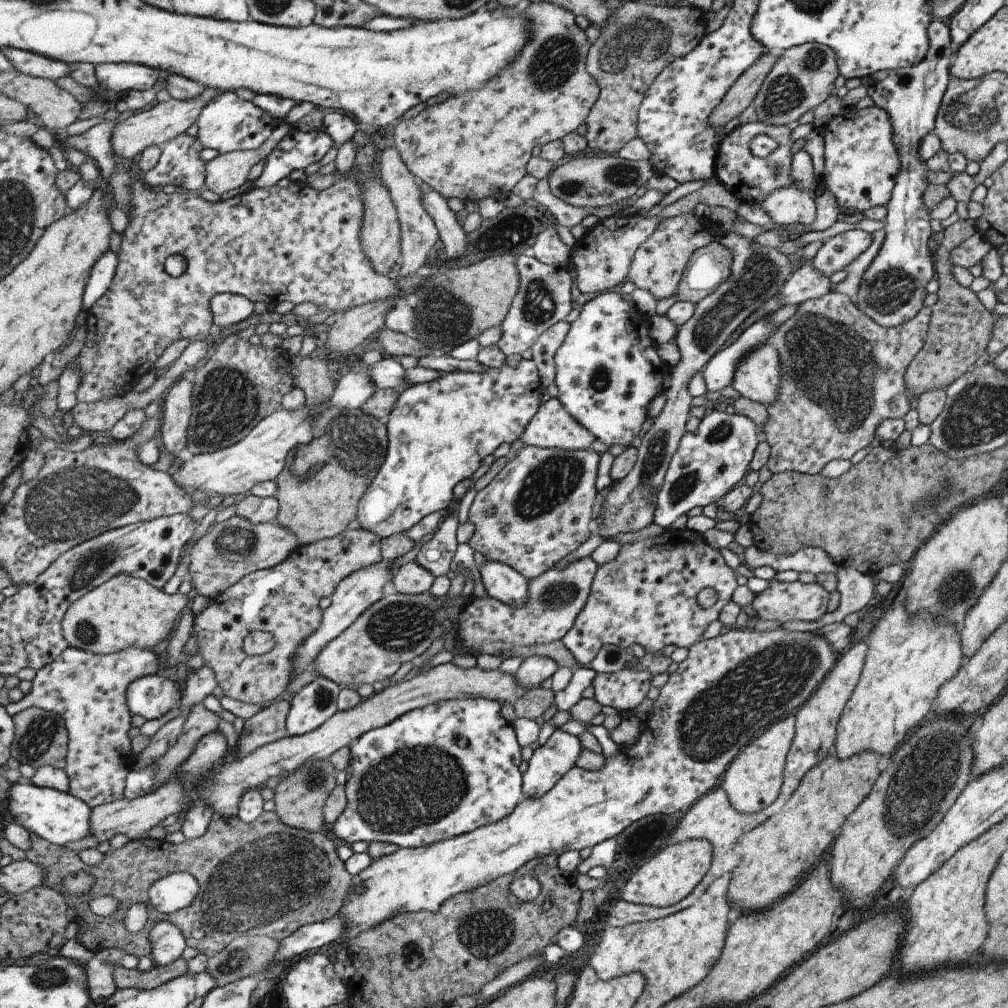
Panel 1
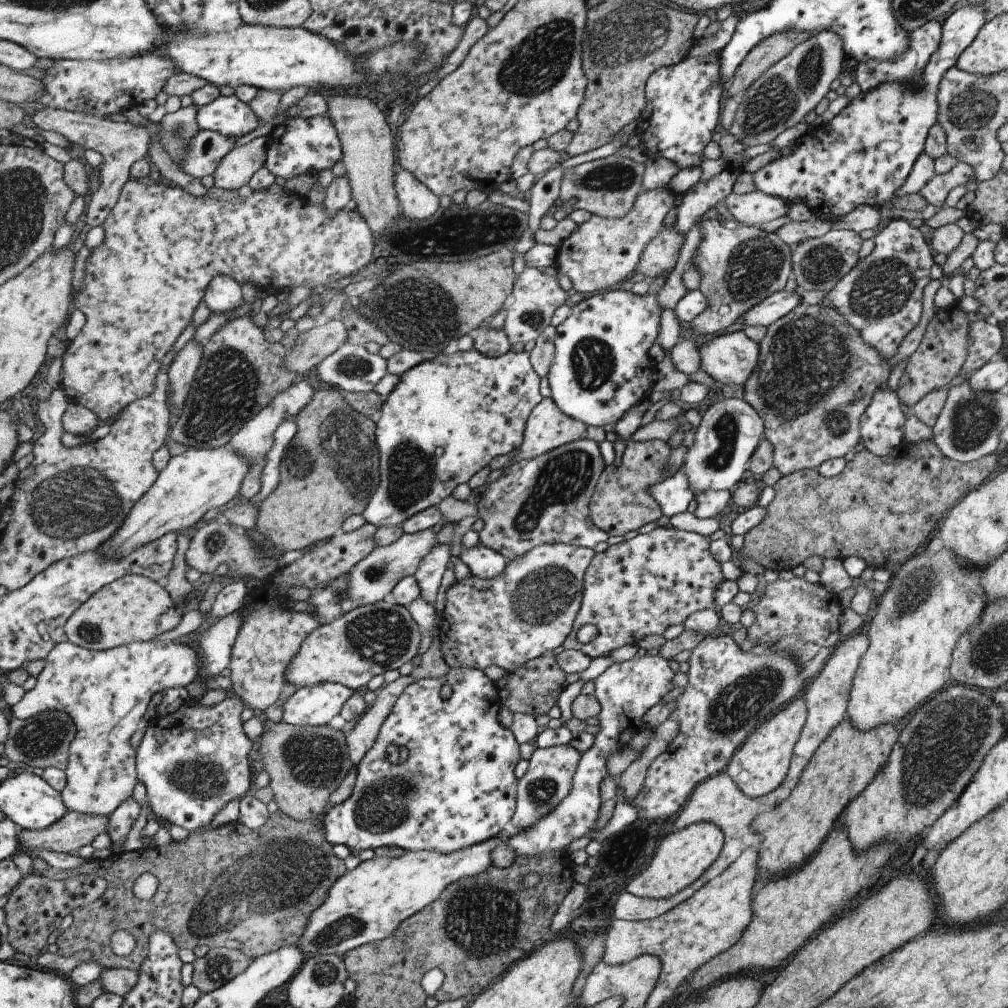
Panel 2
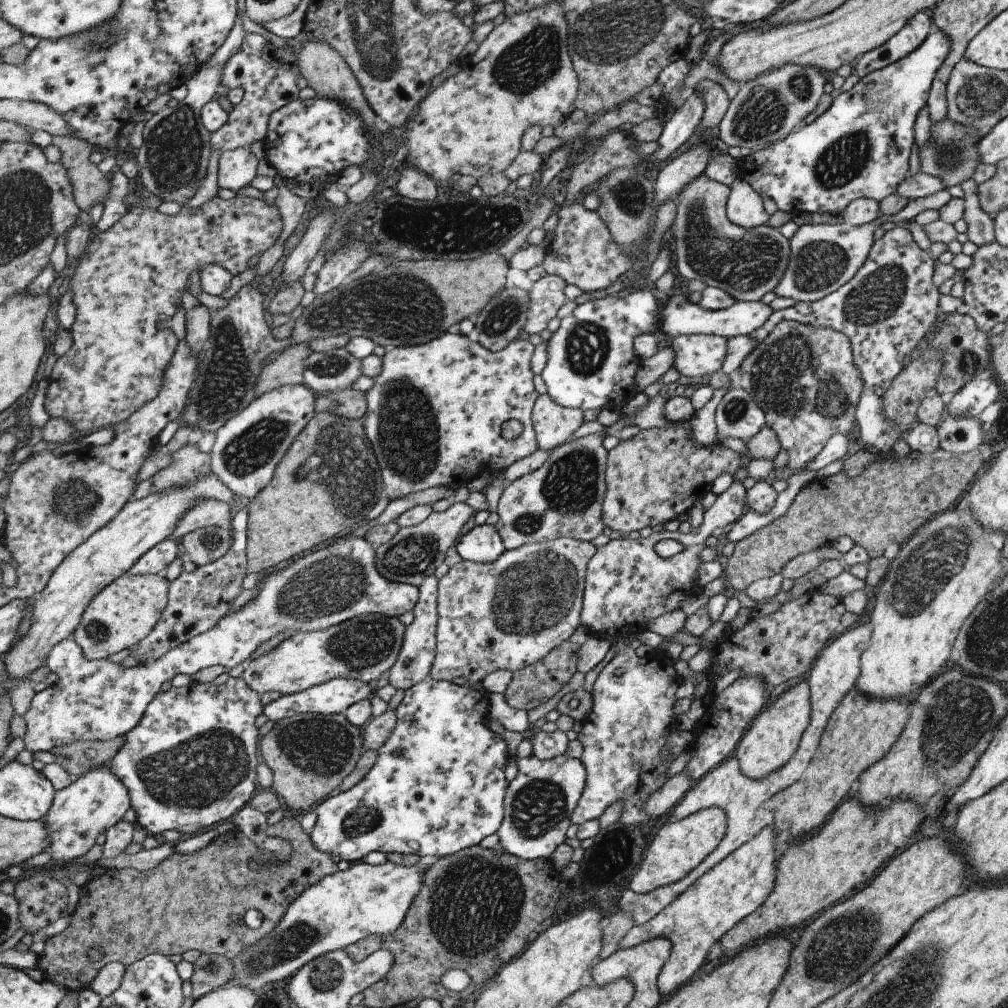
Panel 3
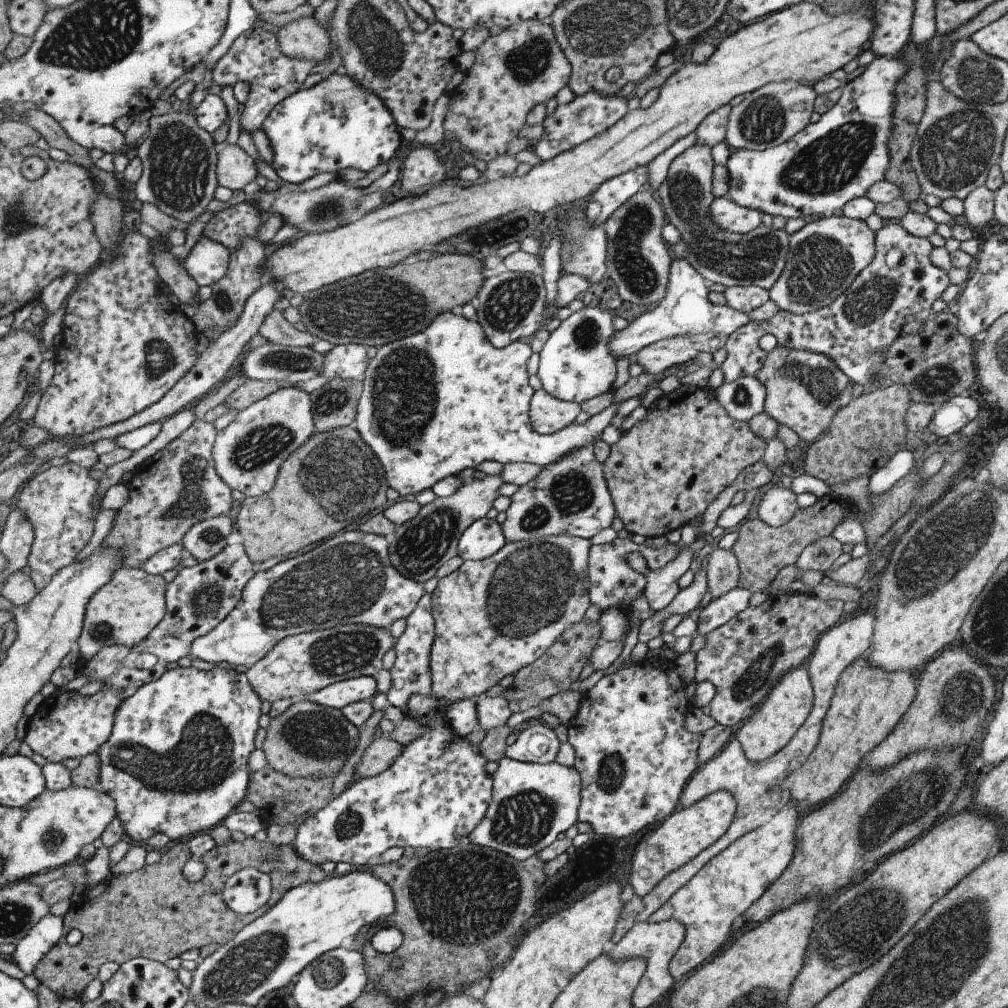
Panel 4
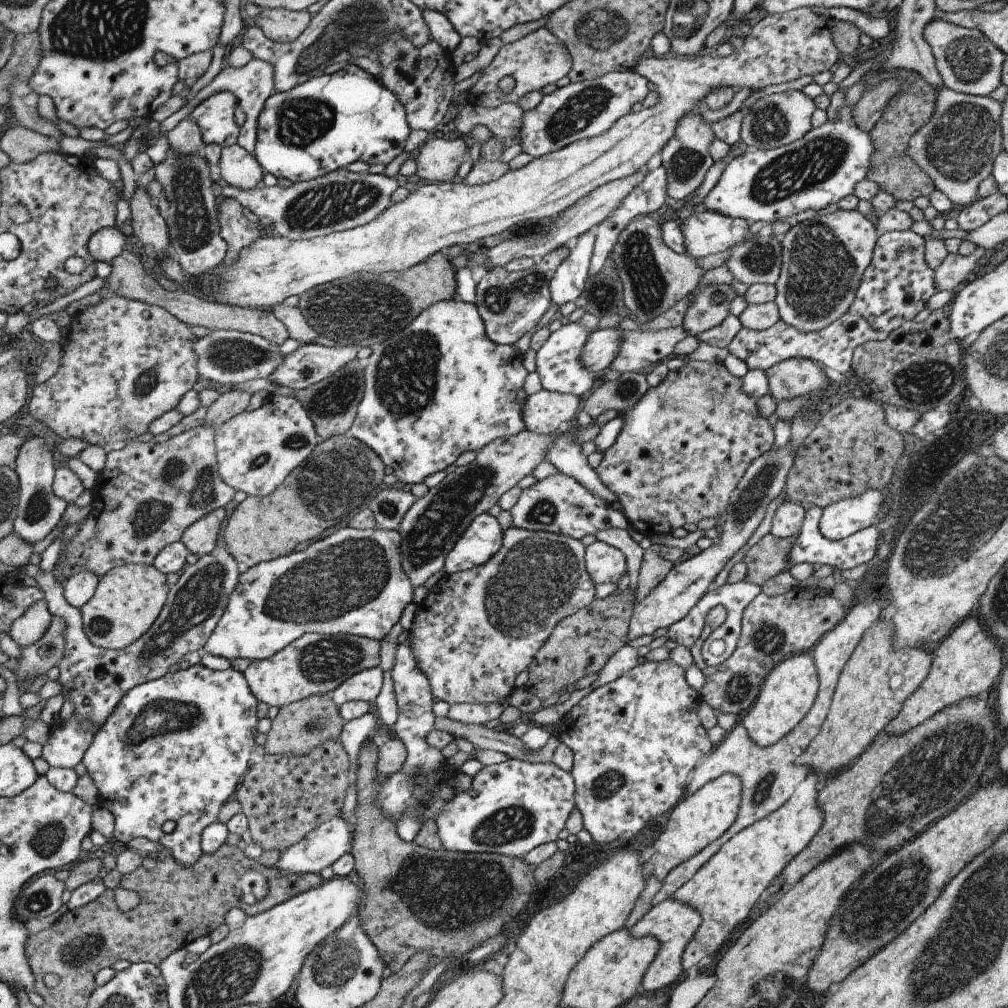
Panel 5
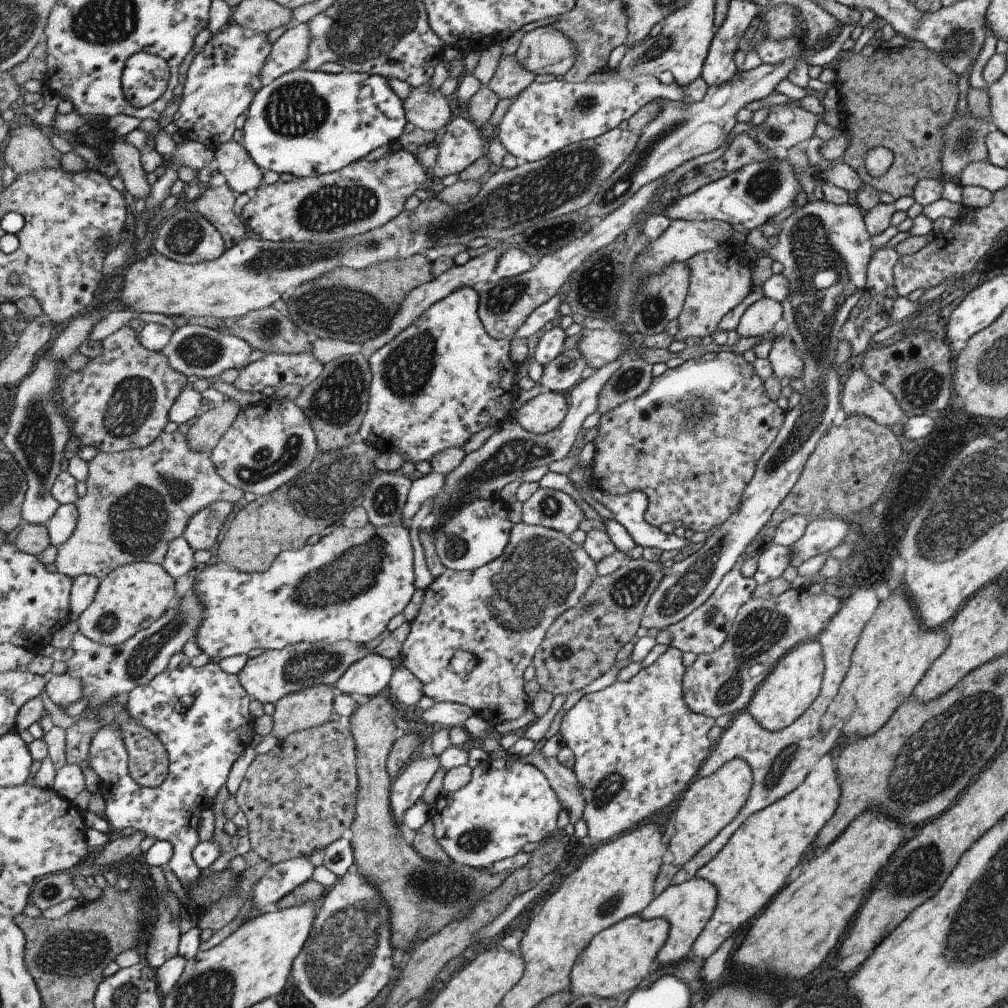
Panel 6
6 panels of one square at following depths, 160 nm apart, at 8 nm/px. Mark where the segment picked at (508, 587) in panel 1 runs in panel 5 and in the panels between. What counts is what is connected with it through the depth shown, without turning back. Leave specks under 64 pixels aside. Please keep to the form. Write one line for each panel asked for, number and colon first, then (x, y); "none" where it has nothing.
2: (482, 560)
3: (484, 543)
4: (485, 537)
5: (484, 538)

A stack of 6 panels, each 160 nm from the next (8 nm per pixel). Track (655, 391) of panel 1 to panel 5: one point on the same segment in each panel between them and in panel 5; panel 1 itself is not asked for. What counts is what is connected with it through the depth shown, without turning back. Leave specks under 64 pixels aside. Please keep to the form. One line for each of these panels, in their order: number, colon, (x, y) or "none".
2: (601, 365)
3: (590, 363)
4: (575, 364)
5: (558, 369)

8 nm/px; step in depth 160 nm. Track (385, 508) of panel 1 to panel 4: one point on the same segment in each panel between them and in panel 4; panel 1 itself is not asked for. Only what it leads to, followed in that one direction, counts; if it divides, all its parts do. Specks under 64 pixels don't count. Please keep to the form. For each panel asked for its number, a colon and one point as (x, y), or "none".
2: (447, 418)
3: (435, 411)
4: (445, 399)

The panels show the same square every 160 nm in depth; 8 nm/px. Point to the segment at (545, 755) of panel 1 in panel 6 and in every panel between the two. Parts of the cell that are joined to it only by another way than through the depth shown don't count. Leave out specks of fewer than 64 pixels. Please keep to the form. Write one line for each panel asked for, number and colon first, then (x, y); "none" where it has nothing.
2: (547, 780)
3: (540, 799)
4: (532, 802)
5: (514, 806)
6: (508, 803)

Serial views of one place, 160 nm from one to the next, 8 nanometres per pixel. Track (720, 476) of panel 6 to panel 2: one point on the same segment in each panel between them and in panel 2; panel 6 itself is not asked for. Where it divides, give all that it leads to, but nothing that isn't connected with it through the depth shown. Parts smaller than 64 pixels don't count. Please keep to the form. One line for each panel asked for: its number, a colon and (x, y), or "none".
2: (621, 503)
3: (658, 474)
4: (665, 470)
5: (683, 446)

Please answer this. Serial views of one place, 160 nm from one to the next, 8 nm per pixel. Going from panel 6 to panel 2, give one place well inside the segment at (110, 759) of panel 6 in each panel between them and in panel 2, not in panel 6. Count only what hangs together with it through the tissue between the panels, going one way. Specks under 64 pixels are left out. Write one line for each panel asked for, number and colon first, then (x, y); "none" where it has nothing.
2: (193, 761)
3: (191, 762)
4: (177, 762)
5: (174, 750)

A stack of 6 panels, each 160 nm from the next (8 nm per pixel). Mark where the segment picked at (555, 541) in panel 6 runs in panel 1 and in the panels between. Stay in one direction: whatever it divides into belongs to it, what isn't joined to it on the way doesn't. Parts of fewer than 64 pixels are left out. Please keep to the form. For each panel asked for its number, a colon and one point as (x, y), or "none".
1: (488, 626)
2: (509, 620)
3: (506, 615)
4: (493, 617)
5: (475, 632)

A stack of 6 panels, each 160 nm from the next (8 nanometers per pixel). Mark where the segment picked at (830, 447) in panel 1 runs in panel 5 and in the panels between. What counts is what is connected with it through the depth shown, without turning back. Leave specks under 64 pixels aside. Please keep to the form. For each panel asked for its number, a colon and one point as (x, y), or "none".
2: (814, 376)
3: (804, 380)
4: (803, 389)
5: (794, 376)

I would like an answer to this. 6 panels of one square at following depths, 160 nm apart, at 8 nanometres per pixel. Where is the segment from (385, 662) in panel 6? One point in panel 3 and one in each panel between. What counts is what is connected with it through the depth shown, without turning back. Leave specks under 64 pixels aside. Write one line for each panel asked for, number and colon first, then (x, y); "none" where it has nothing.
3: (334, 697)
4: (339, 695)
5: (365, 686)

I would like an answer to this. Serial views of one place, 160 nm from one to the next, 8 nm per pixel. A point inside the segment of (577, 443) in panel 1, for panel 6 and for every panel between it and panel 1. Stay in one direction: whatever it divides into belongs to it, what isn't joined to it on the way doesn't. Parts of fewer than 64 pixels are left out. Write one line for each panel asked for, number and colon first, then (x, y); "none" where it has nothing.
2: (548, 427)
3: (553, 423)
4: (549, 415)
5: (545, 412)
6: (542, 414)

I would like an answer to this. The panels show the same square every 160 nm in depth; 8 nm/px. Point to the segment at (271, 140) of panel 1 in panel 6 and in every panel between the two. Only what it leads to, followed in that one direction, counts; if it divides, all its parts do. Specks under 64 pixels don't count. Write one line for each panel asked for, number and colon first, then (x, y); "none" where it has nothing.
2: (243, 162)
3: (237, 168)
4: (236, 169)
5: (238, 167)
6: (242, 173)

